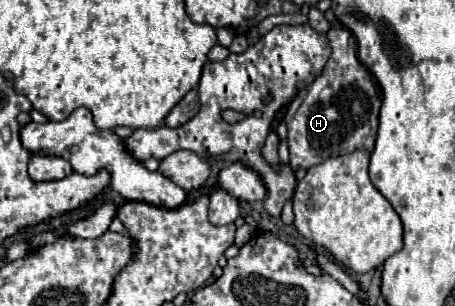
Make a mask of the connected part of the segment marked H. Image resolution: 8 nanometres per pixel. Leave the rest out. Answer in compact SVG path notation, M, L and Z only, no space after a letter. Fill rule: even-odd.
M330 28L326 34L332 46L332 56L322 74L288 106L284 122L288 126L290 164L294 170L312 168L328 158L352 154L356 150L374 150L378 116L380 116L380 90L374 76L358 60L358 44L348 28ZM356 44L356 50L354 50Z

